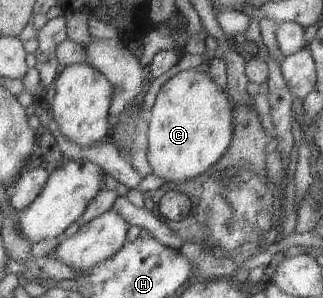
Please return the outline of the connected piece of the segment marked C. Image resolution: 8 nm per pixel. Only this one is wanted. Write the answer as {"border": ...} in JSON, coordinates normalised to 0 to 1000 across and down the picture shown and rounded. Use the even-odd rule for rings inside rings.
{"border":[[[570,232],[508,275],[461,369],[449,520],[471,584],[520,617],[591,601],[663,550],[718,470],[724,352],[632,238]]]}

